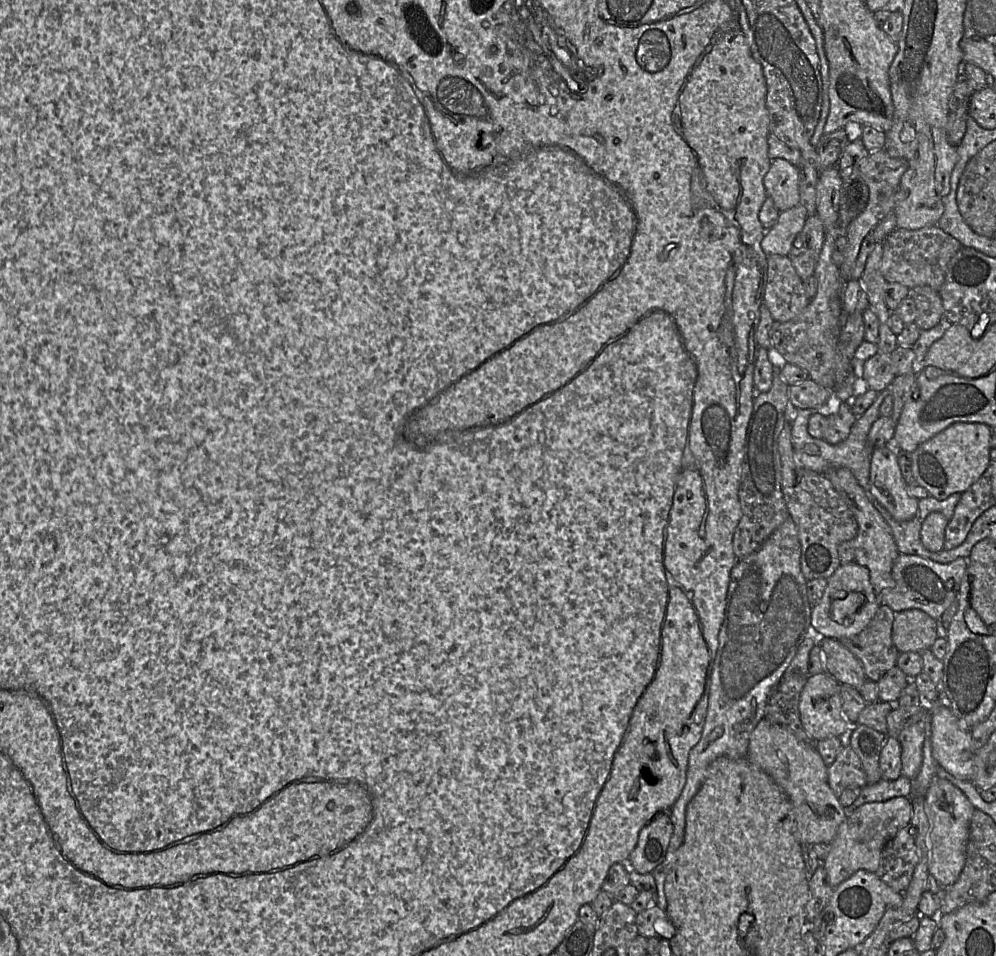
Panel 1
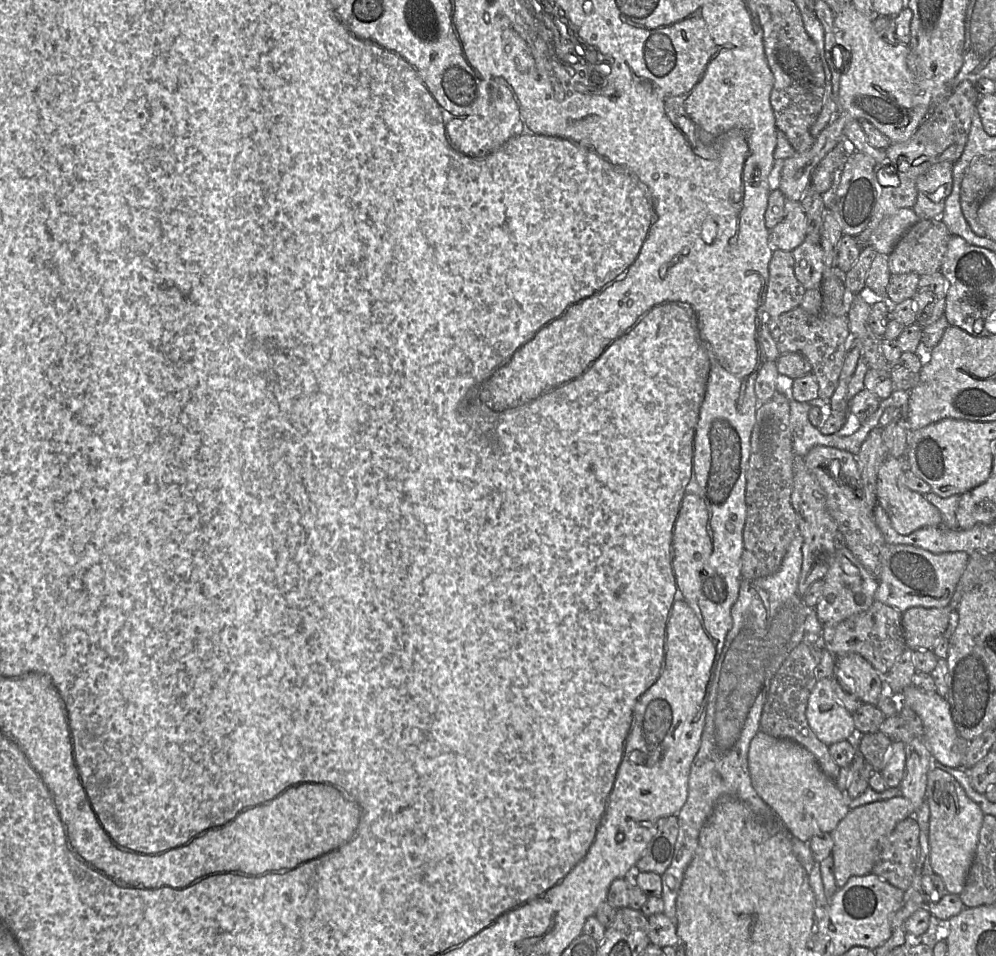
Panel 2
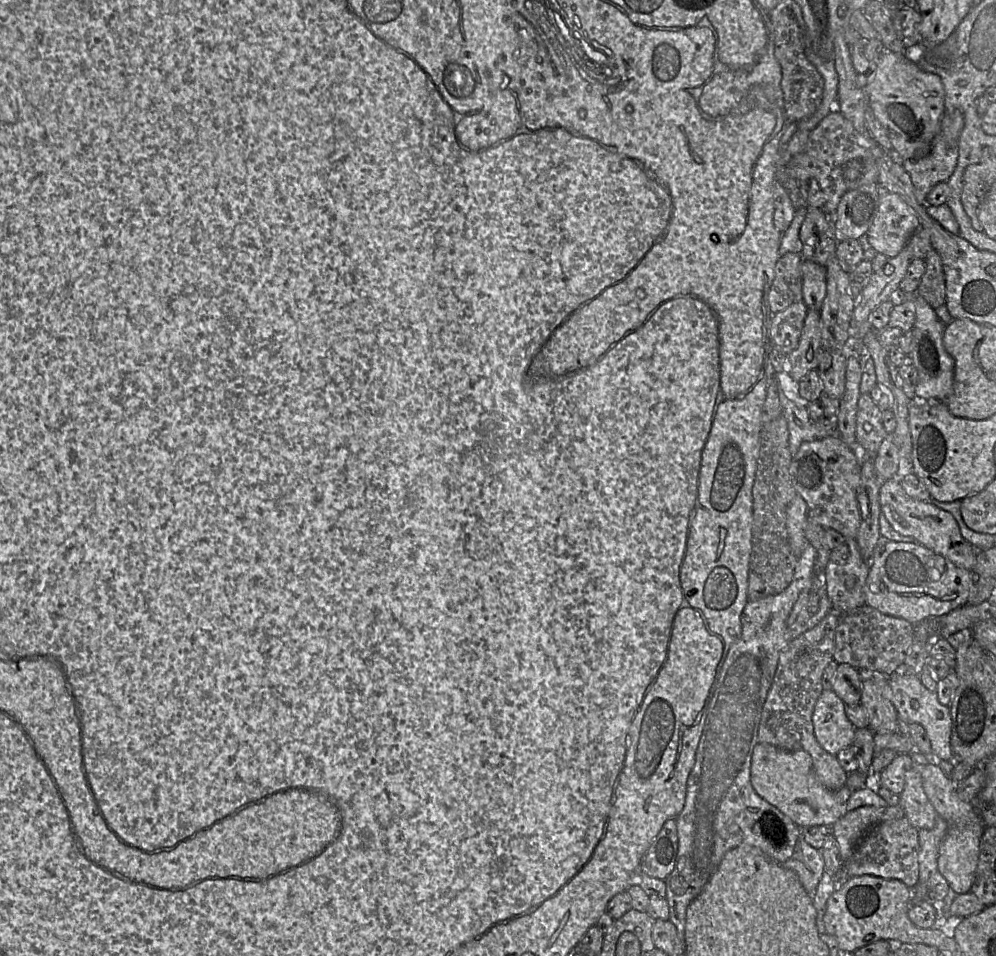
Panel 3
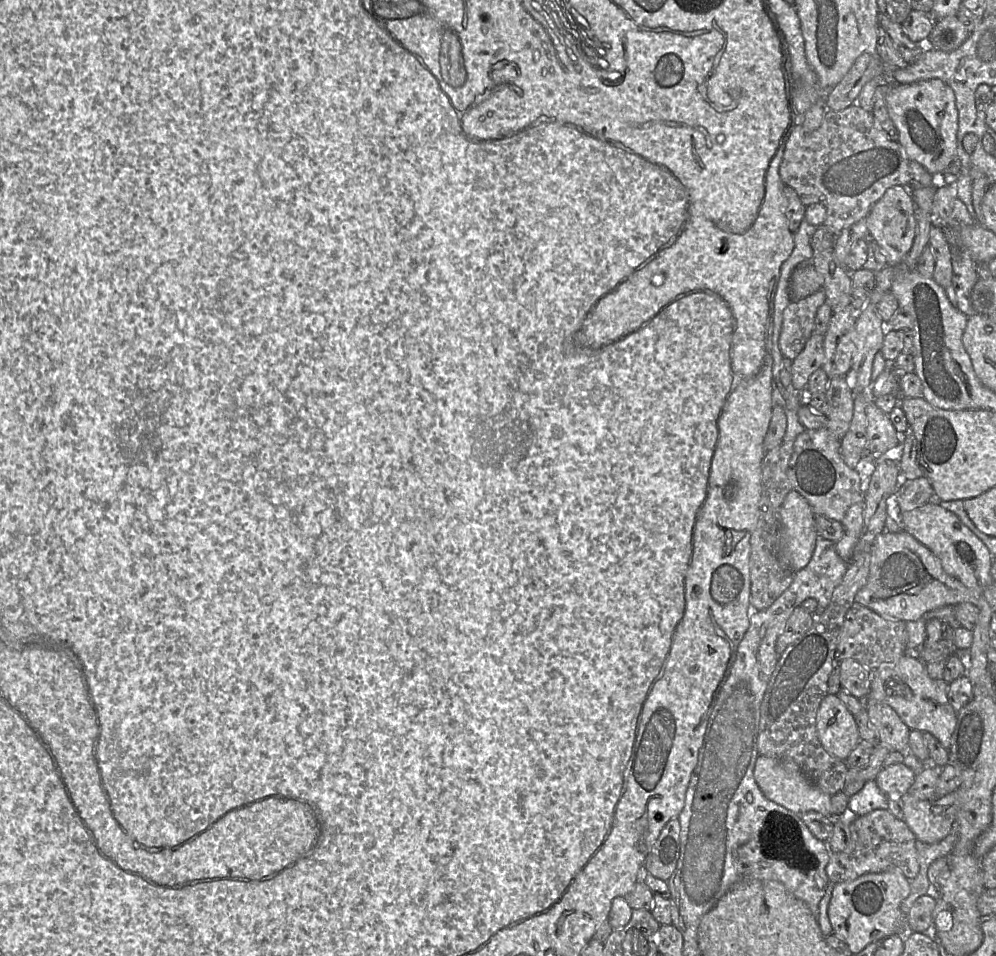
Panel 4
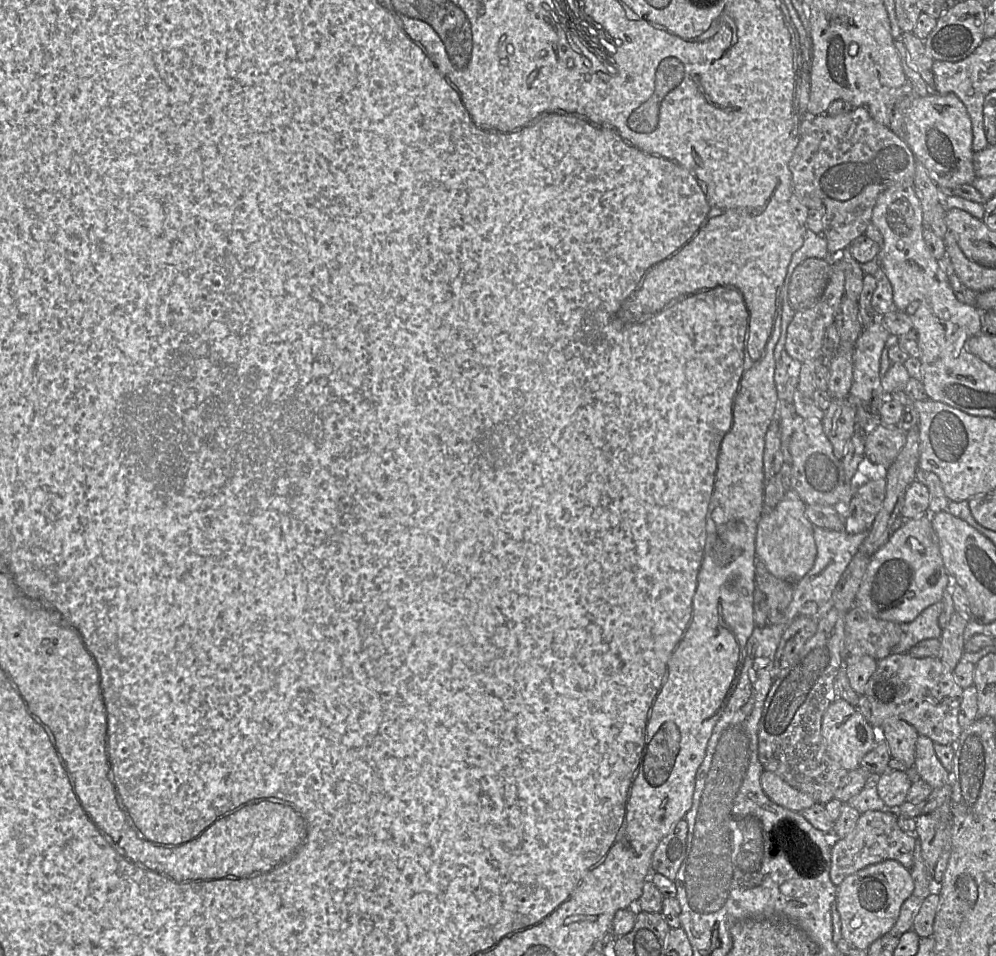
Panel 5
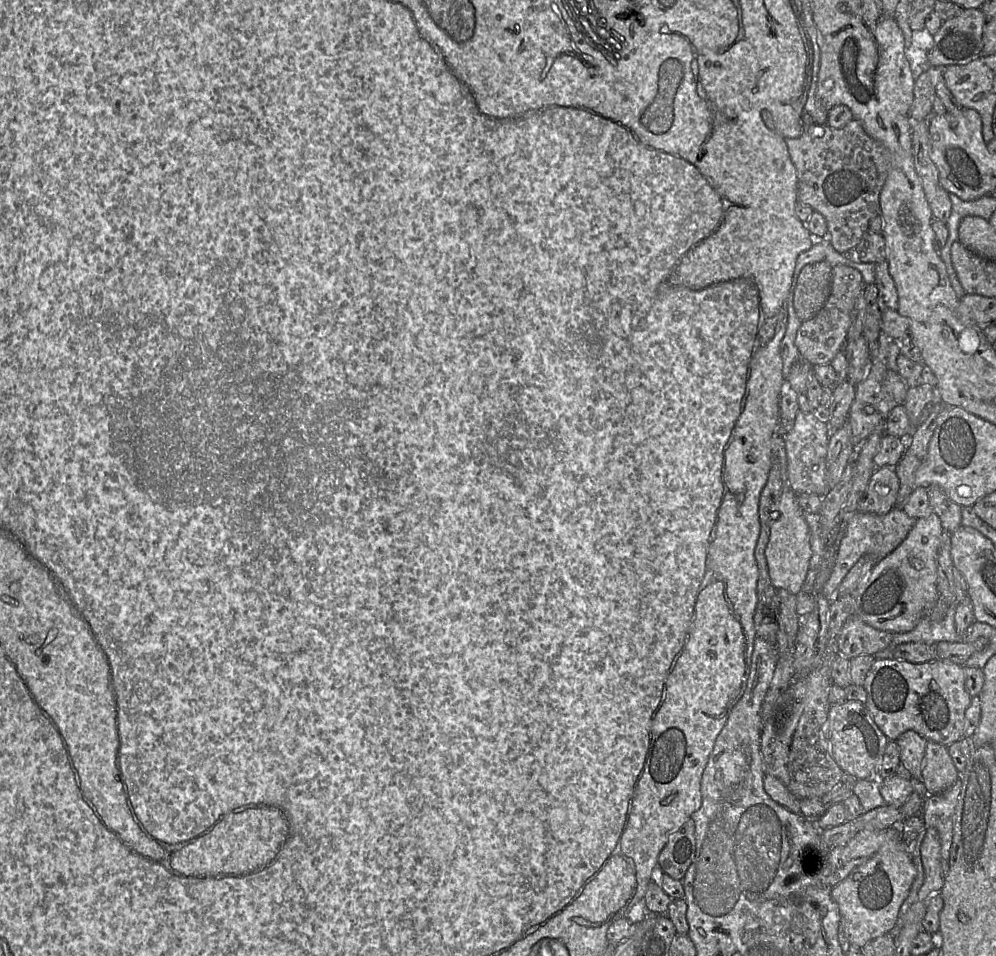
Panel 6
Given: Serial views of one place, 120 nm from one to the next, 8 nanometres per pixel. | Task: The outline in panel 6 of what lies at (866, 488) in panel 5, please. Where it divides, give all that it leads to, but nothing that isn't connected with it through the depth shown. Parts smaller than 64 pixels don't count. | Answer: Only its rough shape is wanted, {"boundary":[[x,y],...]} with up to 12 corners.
{"boundary":[[895,467],[876,468],[857,512],[887,514],[896,507]]}

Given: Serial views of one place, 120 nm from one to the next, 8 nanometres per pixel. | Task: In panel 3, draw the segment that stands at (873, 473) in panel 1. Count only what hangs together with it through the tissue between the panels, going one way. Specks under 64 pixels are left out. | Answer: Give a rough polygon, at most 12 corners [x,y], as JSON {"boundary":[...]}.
{"boundary":[[900,478],[880,487],[892,528],[972,571],[977,550],[954,516],[909,496]]}

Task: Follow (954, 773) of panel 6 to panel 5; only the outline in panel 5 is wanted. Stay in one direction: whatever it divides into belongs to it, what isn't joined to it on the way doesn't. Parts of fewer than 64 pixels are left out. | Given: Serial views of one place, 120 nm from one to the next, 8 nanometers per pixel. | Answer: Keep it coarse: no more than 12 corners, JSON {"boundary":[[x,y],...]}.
{"boundary":[[919,735],[915,765],[932,789],[950,783],[951,775],[934,750],[934,742]]}

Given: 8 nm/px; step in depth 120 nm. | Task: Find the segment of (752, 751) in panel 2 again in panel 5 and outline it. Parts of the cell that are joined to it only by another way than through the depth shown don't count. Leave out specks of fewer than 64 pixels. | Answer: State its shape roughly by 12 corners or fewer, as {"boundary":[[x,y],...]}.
{"boundary":[[771,771],[761,785],[774,803],[800,812],[816,803]]}

